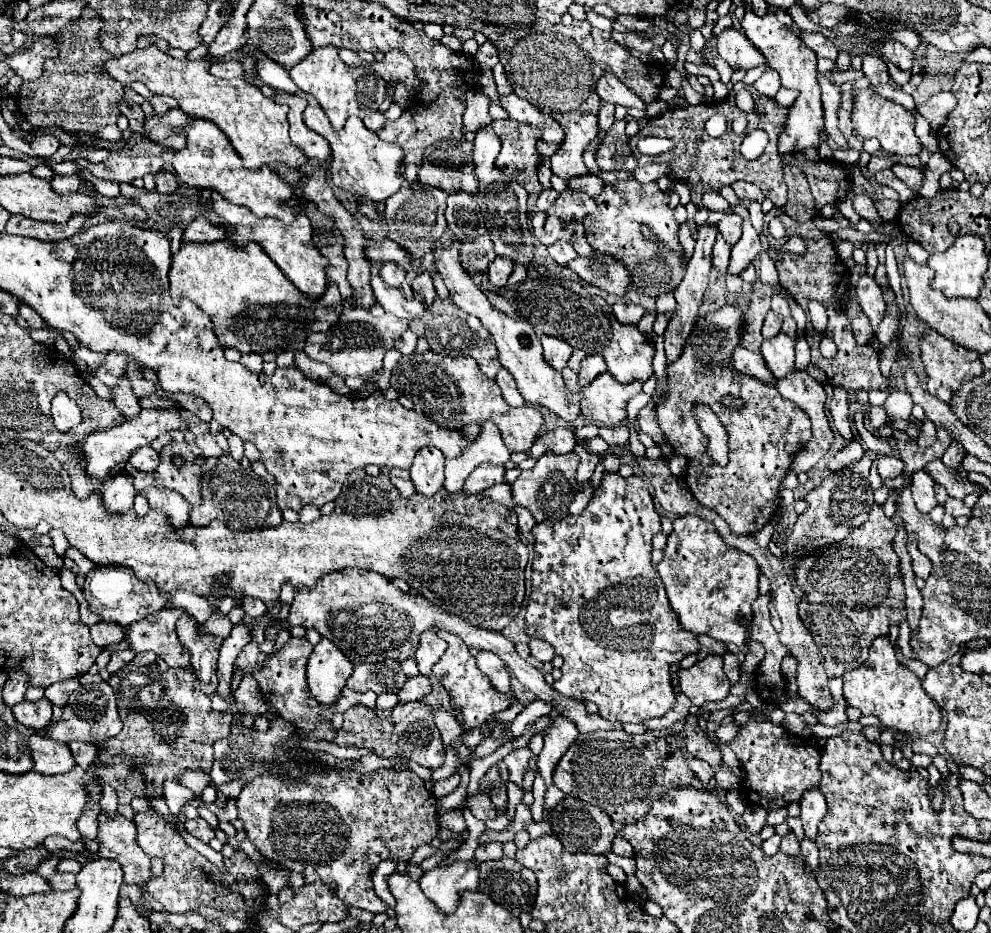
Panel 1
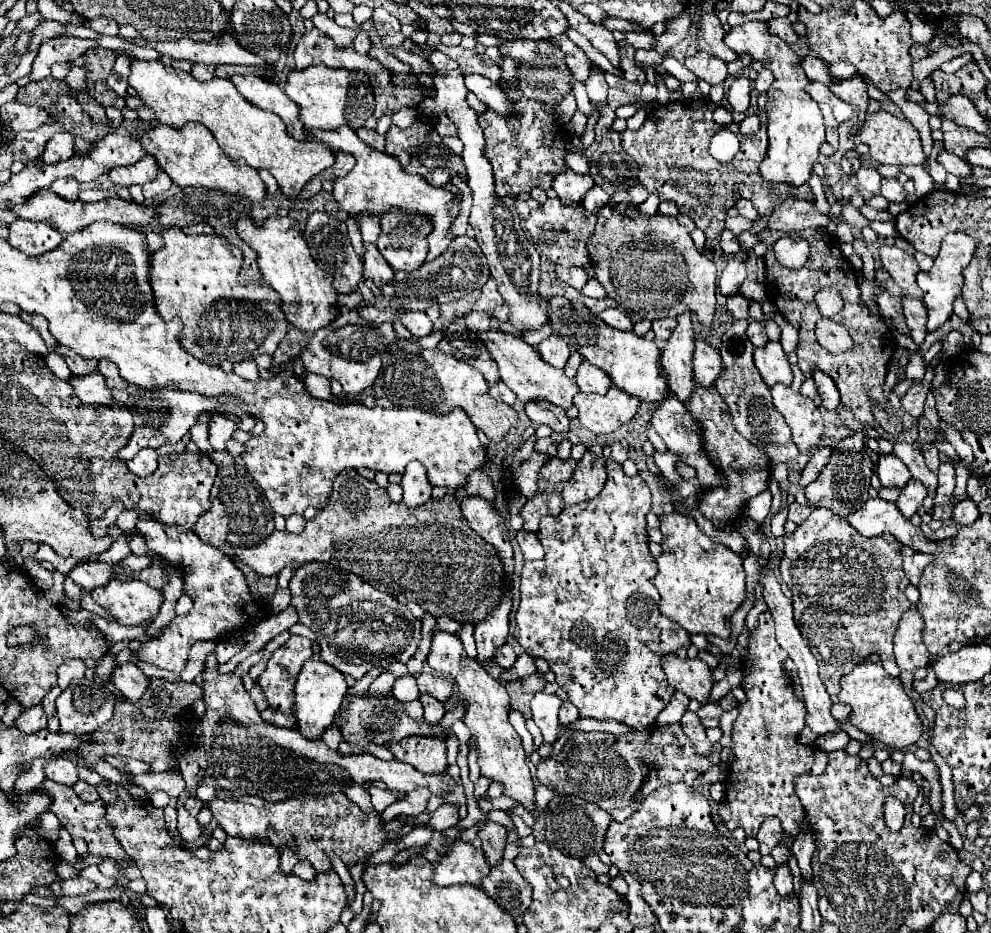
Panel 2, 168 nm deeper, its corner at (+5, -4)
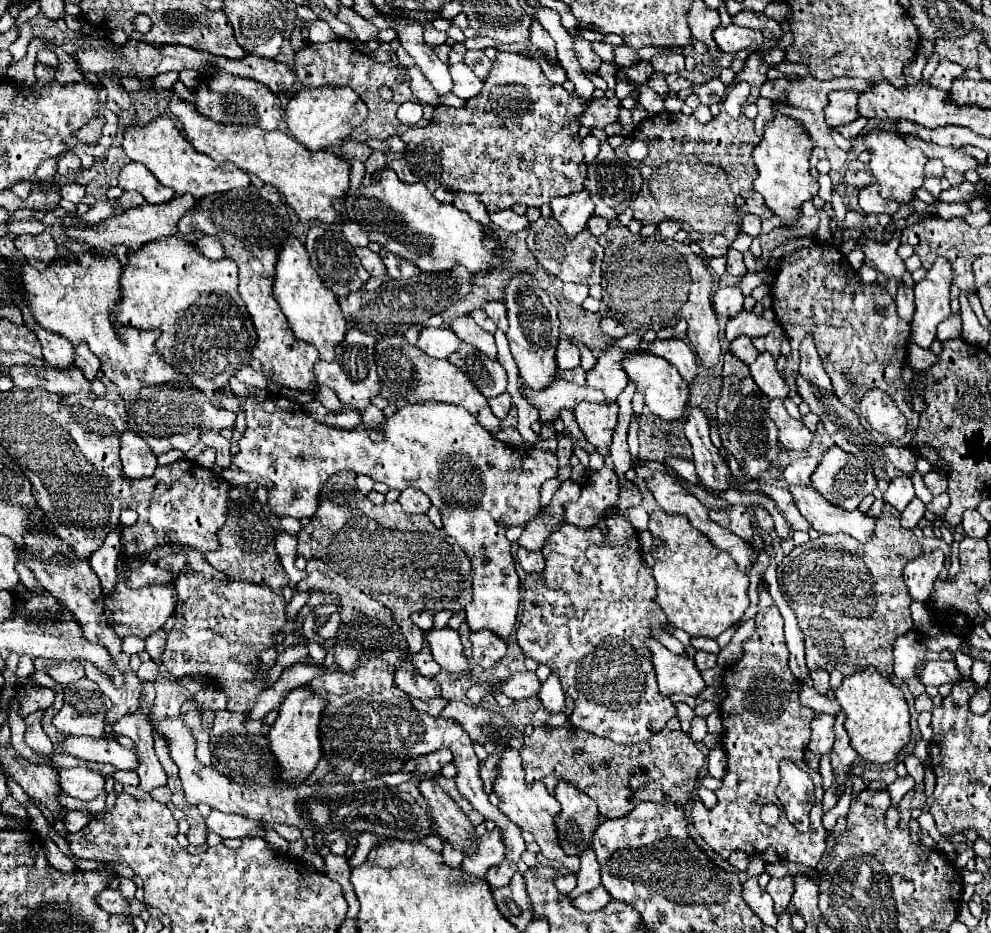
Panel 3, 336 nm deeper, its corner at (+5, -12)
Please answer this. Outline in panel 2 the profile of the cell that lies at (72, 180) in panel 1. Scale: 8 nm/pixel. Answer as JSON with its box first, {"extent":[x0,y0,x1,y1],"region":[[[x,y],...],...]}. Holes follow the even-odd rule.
{"extent":[51,178,79,200],"region":[[[59,178],[59,182],[53,182],[51,184],[51,190],[55,194],[59,194],[61,198],[75,200],[77,198],[77,192],[79,192],[79,182],[75,178]]]}

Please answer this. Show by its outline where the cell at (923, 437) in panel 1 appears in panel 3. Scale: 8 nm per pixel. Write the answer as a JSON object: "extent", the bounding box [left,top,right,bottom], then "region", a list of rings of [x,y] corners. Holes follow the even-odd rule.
{"extent":[923,470,947,496],"region":[[[931,470],[931,472],[927,472],[925,476],[923,476],[923,482],[925,482],[925,486],[929,488],[929,492],[933,494],[933,496],[939,496],[939,494],[943,494],[945,490],[947,490],[947,474],[943,474],[941,470]]]}

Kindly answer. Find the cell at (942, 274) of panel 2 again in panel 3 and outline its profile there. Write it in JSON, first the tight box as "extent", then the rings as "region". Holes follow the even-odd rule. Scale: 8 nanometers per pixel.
{"extent":[913,258,953,348],"region":[[[937,258],[927,276],[915,284],[915,316],[913,316],[913,344],[929,348],[935,340],[935,328],[947,320],[949,290],[953,280],[953,266],[945,258]]]}

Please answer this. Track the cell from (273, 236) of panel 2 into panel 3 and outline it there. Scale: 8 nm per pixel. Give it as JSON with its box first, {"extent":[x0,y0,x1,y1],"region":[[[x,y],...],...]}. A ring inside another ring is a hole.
{"extent":[273,234,347,362],"region":[[[293,234],[279,248],[279,262],[275,264],[273,298],[279,302],[283,314],[287,316],[287,322],[289,322],[293,334],[303,342],[313,344],[319,350],[321,358],[331,362],[335,356],[333,348],[343,340],[343,336],[347,332],[347,322],[341,314],[337,296],[323,284],[323,280],[311,268],[305,246]]]}

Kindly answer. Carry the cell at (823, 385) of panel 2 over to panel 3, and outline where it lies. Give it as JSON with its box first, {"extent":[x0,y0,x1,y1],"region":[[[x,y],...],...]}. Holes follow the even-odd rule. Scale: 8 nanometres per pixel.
{"extent":[801,336,833,390],"region":[[[807,336],[801,342],[801,370],[803,378],[807,378],[813,386],[819,386],[823,390],[833,390],[831,380],[827,376],[827,372],[823,370],[823,364],[819,360],[817,348],[815,348],[815,340],[811,336]]]}

